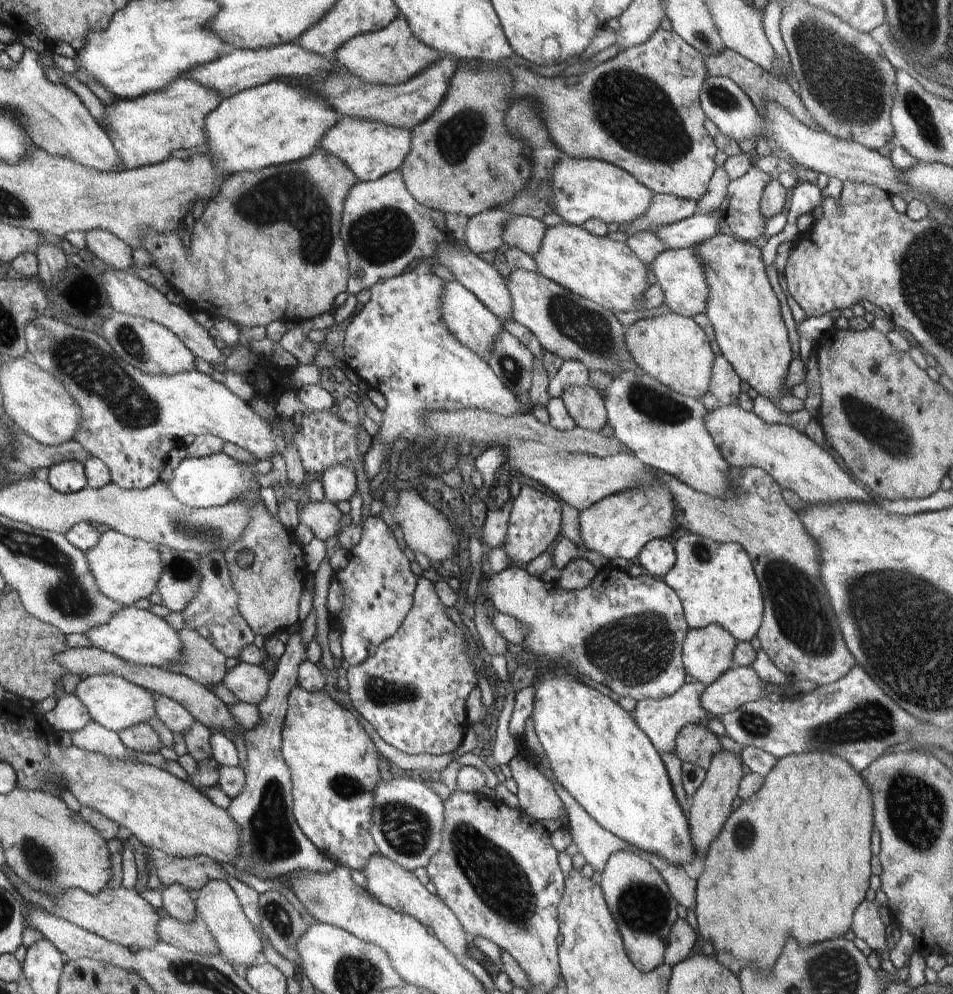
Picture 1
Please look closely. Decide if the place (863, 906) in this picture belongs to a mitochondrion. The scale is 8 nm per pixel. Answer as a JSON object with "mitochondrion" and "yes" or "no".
{"mitochondrion":"no"}

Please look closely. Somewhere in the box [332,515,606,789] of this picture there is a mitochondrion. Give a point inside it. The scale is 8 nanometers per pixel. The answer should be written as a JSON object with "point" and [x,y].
{"point":[382,692]}

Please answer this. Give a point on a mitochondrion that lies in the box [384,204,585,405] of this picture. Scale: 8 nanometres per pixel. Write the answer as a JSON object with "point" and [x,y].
{"point":[514,372]}

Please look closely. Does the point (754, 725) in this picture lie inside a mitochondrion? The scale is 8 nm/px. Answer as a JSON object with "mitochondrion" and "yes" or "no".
{"mitochondrion":"yes"}

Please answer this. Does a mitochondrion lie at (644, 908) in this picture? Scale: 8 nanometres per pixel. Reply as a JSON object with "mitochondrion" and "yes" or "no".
{"mitochondrion":"yes"}

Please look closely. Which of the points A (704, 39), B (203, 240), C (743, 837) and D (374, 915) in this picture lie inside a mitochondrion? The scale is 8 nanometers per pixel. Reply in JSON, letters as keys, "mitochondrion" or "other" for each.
{"A":"mitochondrion","B":"other","C":"mitochondrion","D":"other"}

